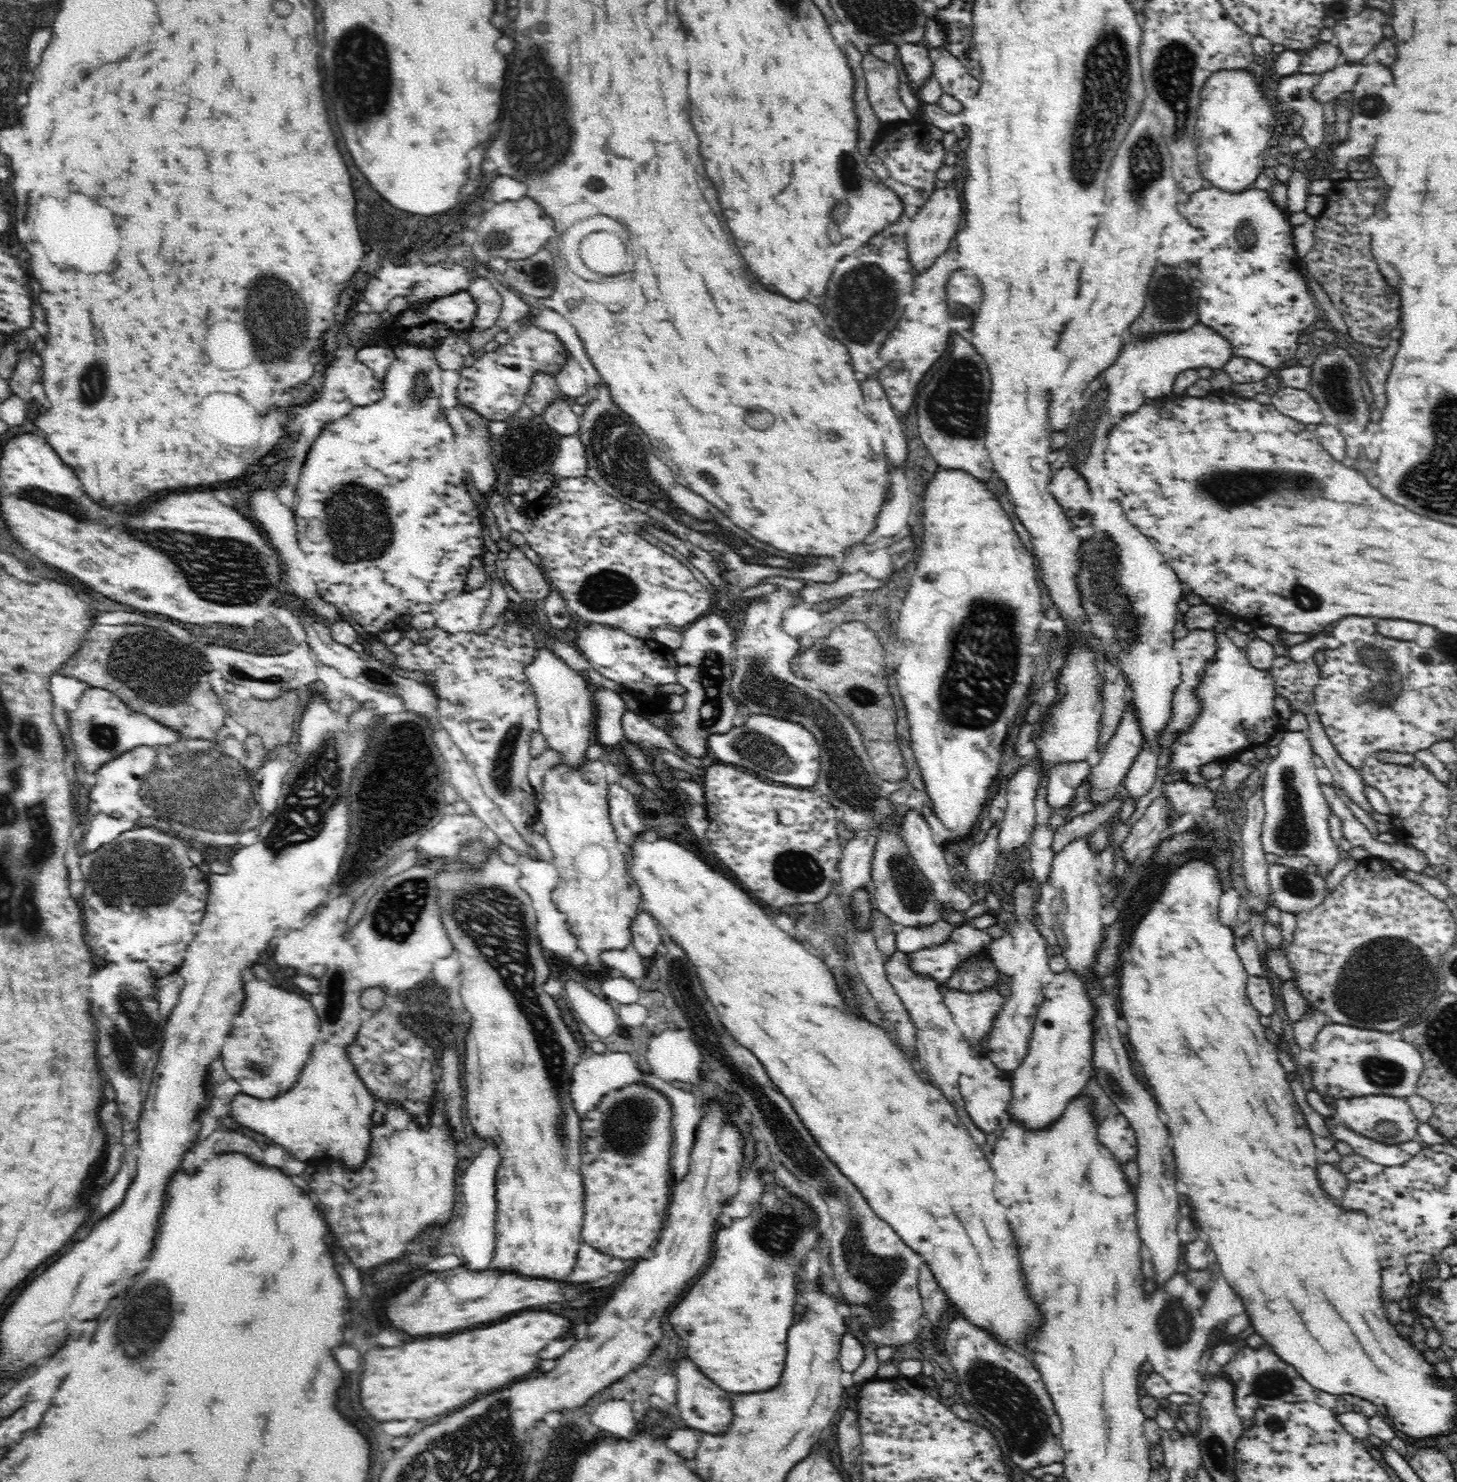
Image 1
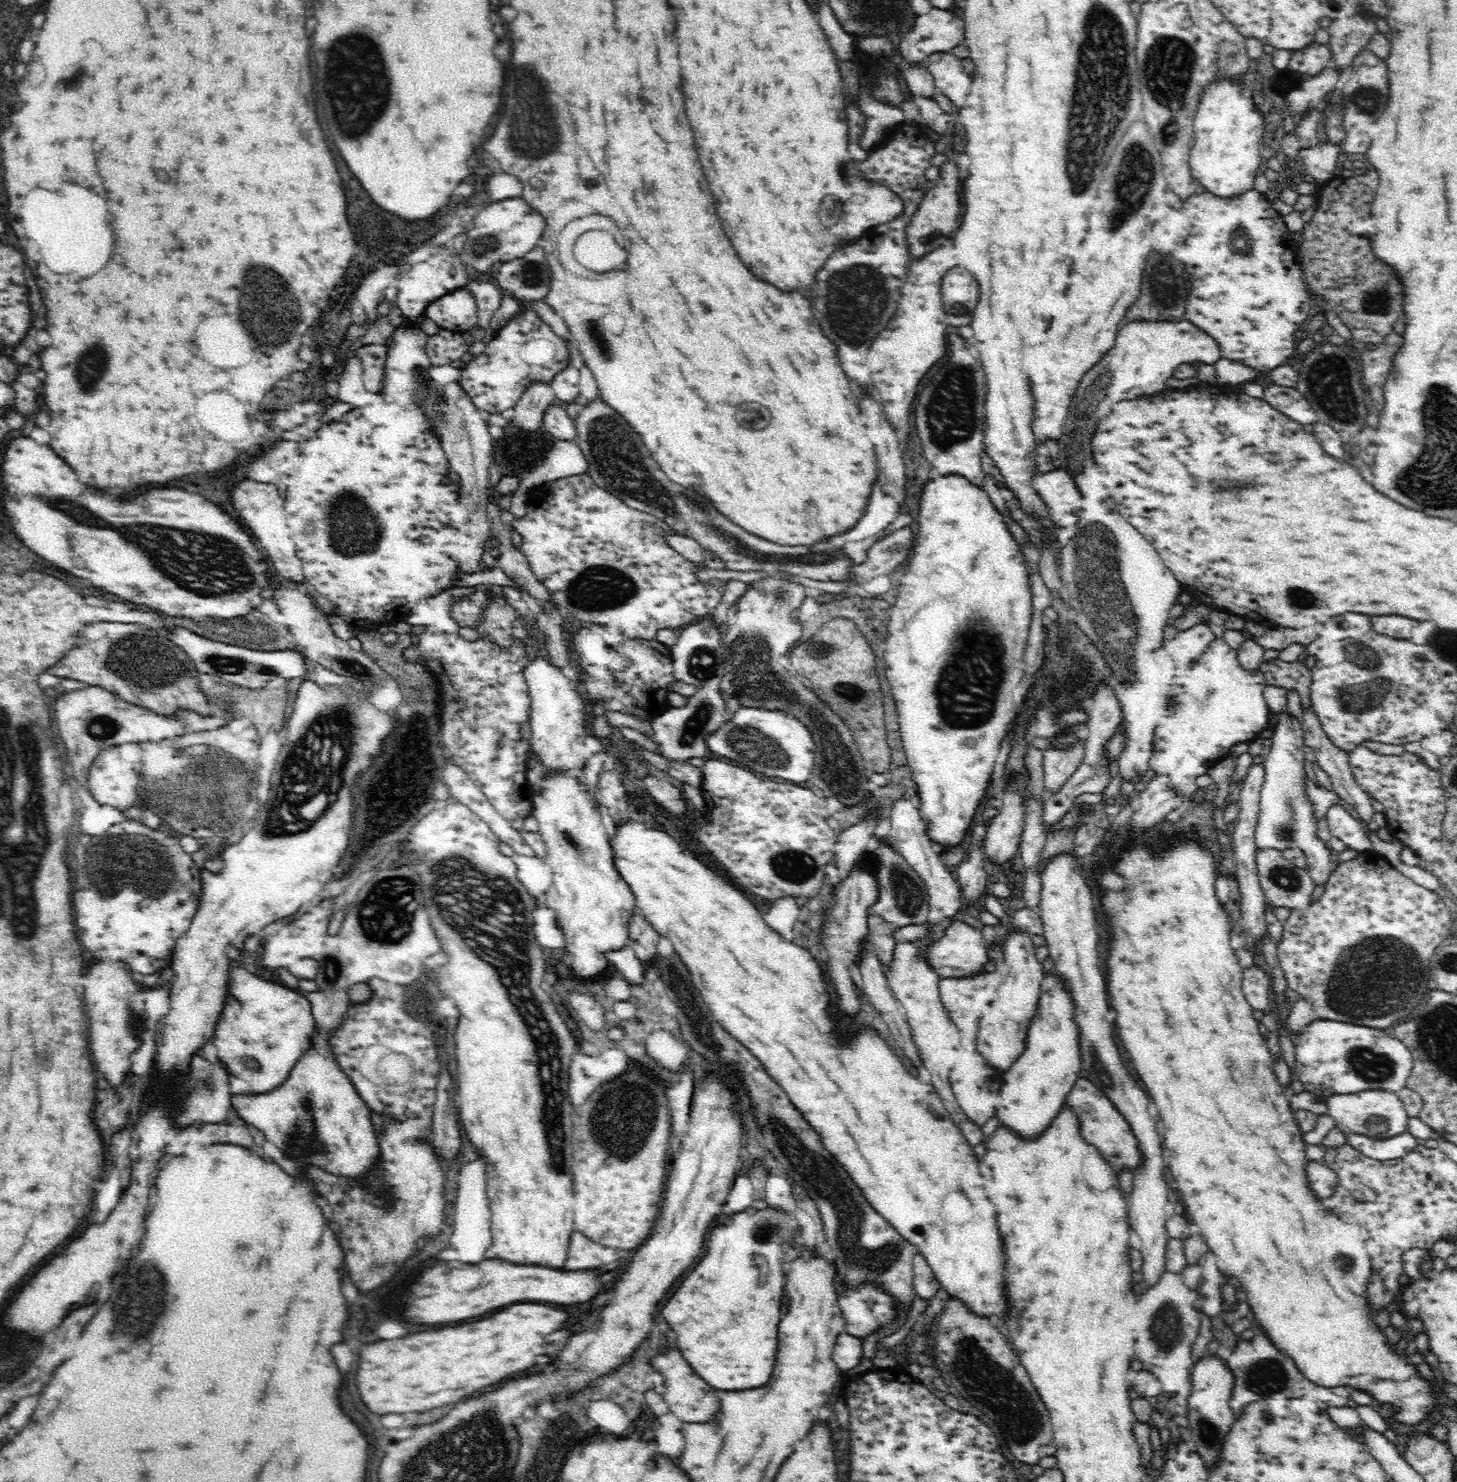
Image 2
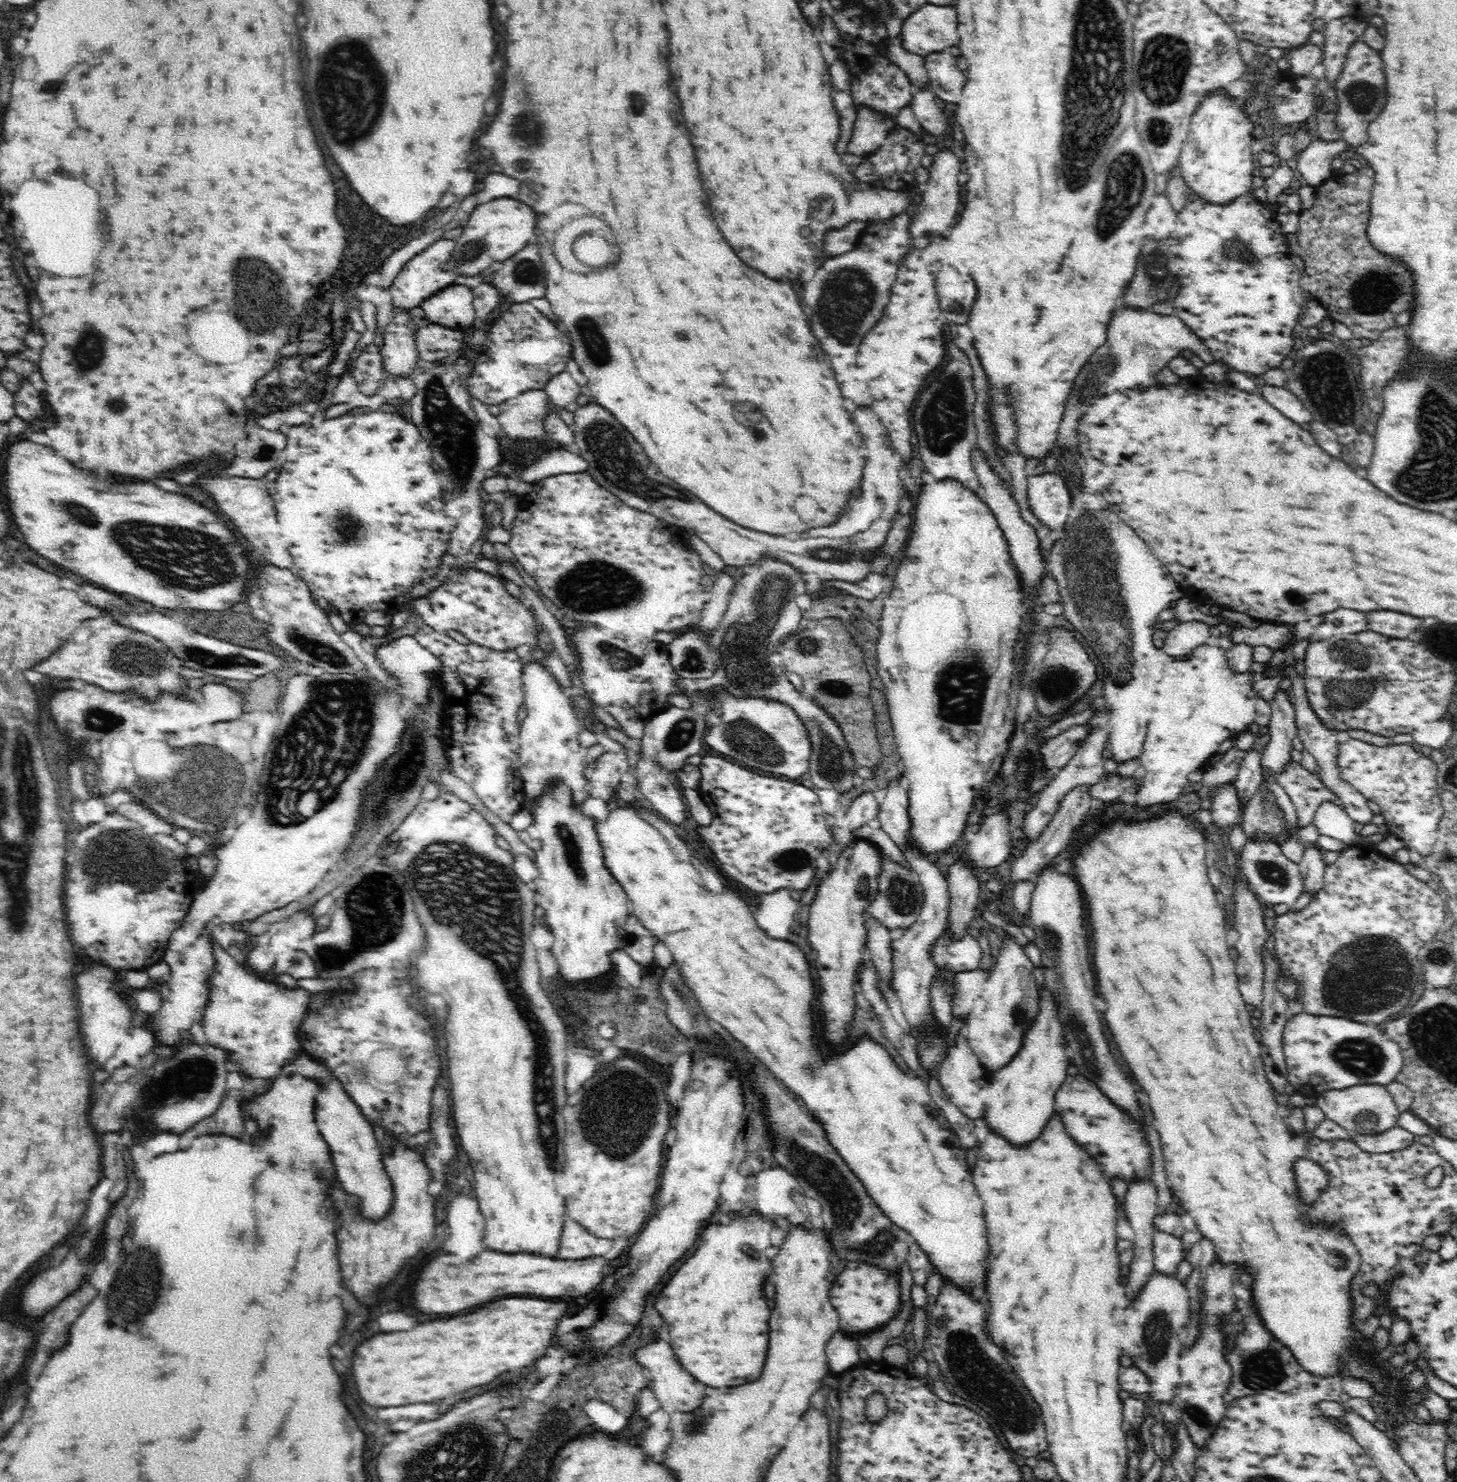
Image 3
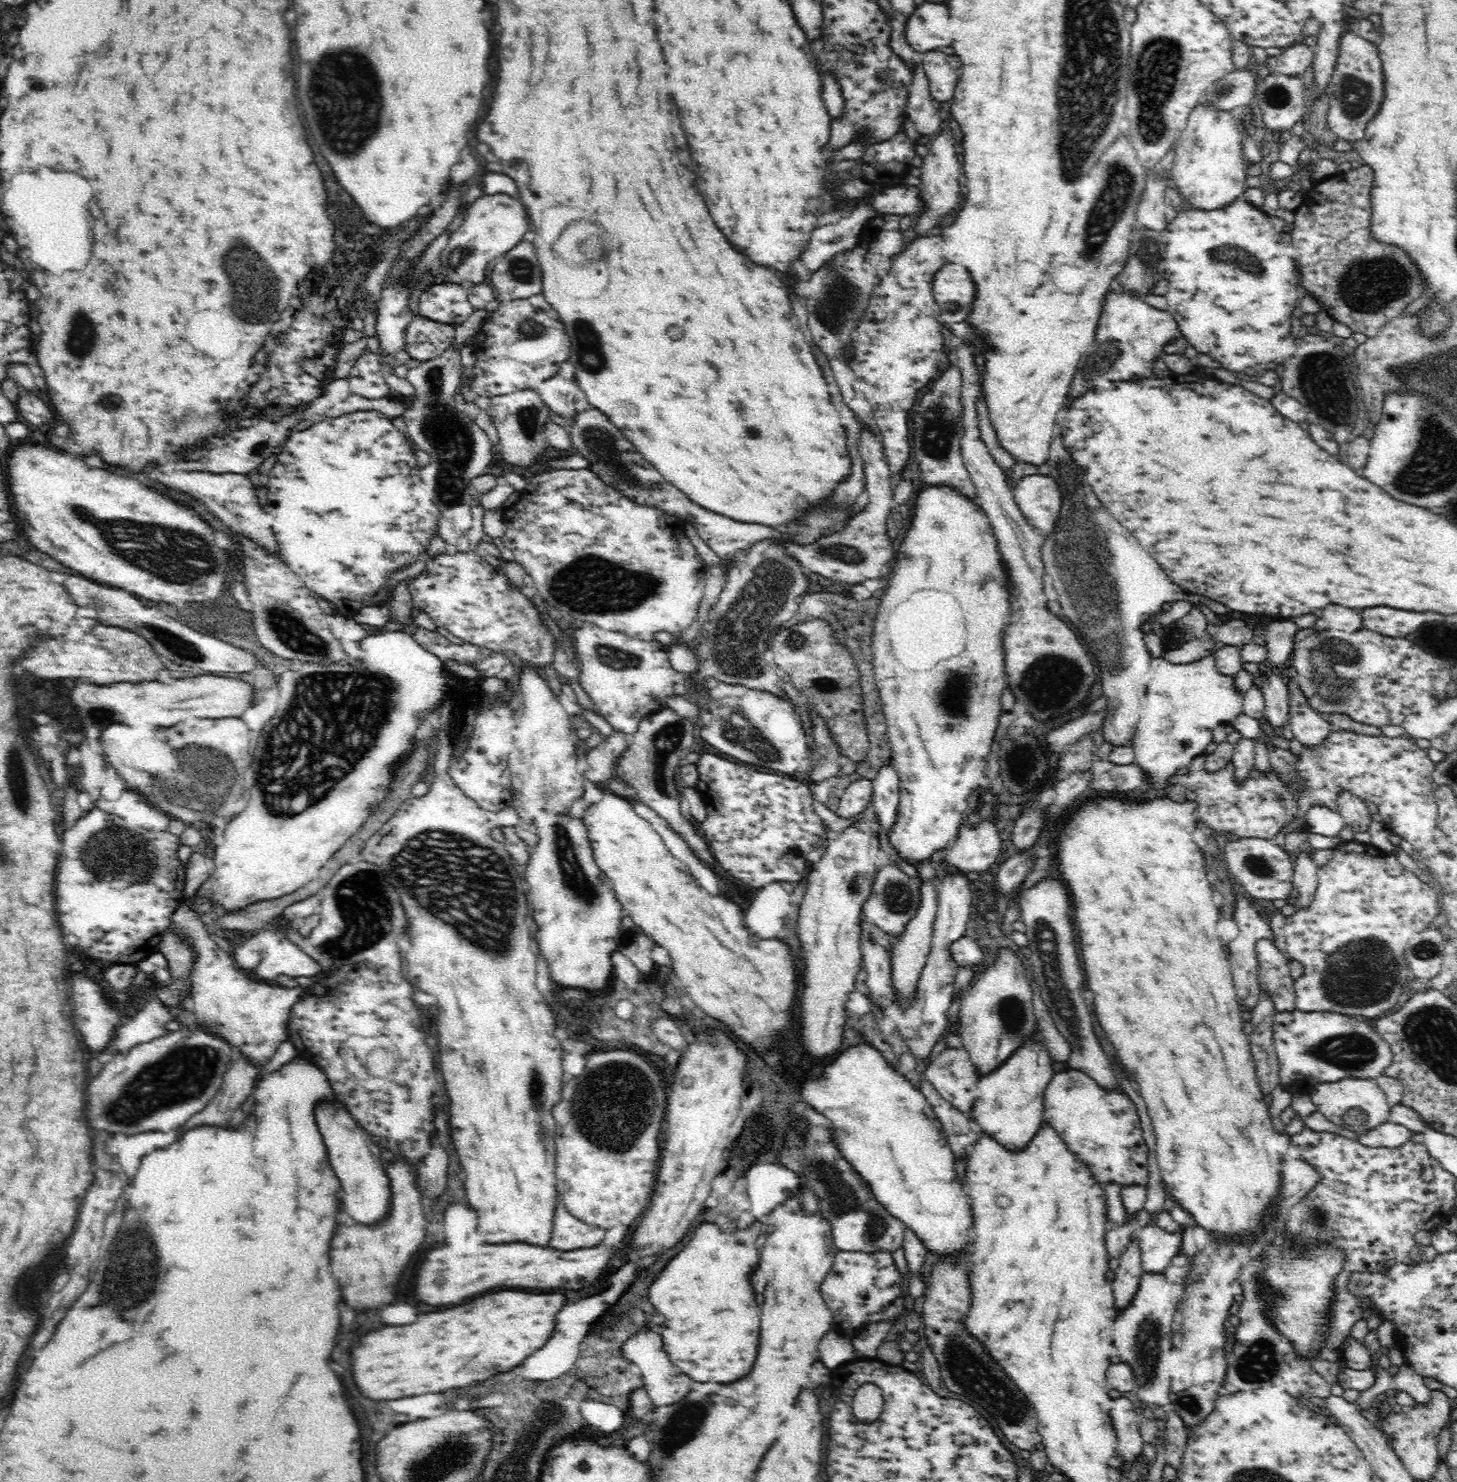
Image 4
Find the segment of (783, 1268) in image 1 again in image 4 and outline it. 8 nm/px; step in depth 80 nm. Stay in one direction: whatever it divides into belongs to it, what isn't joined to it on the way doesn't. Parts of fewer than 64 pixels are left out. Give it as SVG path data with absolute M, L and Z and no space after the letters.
M757 1221L732 1232L726 1232L714 1223L697 1225L688 1244L668 1262L650 1286L650 1302L666 1318L670 1330L662 1334L666 1352L680 1372L698 1382L730 1384L730 1380L740 1380L746 1376L755 1364L759 1352L759 1344L754 1344L754 1340L758 1340L758 1336L754 1336L754 1328L758 1328L758 1293L752 1287L751 1280L752 1272L760 1265L757 1240L762 1231L763 1224Z

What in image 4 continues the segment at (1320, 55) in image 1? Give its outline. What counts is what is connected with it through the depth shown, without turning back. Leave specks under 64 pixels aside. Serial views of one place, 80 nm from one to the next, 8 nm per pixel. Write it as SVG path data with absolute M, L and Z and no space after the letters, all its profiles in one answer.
M1298 43L1283 50L1280 56L1268 57L1265 64L1273 73L1279 73L1288 77L1298 77L1302 75L1310 66L1314 64L1313 47Z

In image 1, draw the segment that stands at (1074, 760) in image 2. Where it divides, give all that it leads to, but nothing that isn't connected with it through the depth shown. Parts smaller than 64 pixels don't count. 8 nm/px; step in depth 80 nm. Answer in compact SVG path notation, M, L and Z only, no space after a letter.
M1082 761L1056 765L1049 772L1046 801L1052 814L1064 809L1072 810L1076 804L1076 789L1088 780L1090 771L1091 766Z

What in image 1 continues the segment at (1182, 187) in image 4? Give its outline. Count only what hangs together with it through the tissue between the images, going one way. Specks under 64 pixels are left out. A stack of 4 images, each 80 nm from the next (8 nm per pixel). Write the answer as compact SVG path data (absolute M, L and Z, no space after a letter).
M1246 69L1235 70L1235 71L1217 71L1209 77L1209 80L1205 82L1205 86L1202 87L1201 92L1201 104L1198 110L1198 116L1195 120L1195 136L1197 139L1197 157L1199 162L1200 170L1202 170L1202 176L1205 180L1210 180L1216 188L1226 192L1242 192L1242 190L1249 190L1254 187L1254 184L1264 172L1264 156L1266 148L1268 148L1268 141L1271 138L1273 131L1275 130L1277 116L1275 116L1275 110L1273 108L1273 102L1266 98L1266 95L1262 92L1261 82L1262 78L1258 77L1256 74L1252 74Z

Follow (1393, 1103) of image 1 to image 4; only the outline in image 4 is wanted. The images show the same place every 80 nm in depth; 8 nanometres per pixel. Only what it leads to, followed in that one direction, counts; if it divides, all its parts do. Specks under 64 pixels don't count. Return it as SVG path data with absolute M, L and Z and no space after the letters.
M1360 1077L1319 1084L1316 1092L1312 1094L1312 1102L1330 1122L1346 1130L1352 1130L1358 1136L1388 1122L1392 1108L1391 1104L1388 1104L1386 1094L1374 1080L1360 1079Z

